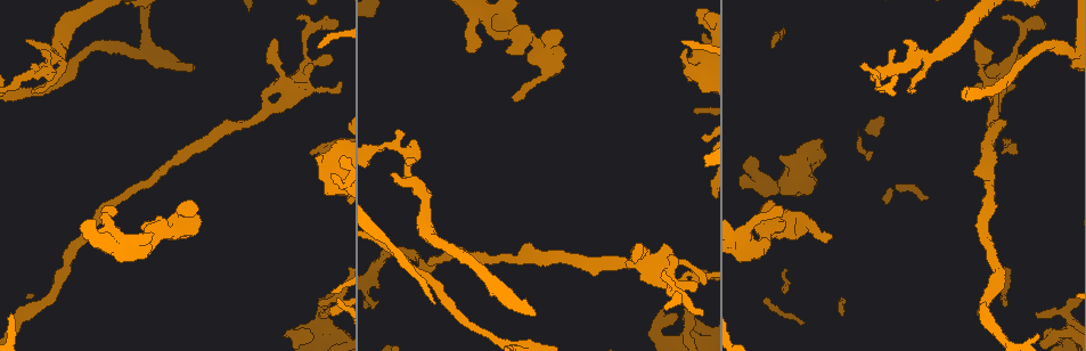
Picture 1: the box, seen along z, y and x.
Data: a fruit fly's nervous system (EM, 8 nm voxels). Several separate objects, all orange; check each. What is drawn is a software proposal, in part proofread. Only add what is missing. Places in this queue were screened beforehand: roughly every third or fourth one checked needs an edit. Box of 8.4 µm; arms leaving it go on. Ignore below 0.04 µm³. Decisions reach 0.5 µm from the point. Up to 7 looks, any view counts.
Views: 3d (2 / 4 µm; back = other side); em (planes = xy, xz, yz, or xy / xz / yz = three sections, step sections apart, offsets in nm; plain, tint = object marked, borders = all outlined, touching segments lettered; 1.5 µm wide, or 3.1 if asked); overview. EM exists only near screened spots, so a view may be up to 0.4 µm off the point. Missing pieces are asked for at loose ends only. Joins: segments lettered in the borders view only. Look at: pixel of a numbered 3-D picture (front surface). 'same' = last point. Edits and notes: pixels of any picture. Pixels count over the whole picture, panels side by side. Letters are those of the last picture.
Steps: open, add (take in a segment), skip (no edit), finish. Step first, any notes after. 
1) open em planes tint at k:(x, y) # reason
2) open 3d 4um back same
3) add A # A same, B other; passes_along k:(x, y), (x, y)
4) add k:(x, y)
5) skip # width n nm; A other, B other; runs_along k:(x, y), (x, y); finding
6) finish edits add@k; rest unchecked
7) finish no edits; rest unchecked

open em yz step 8 tint at 1:(321, 316)

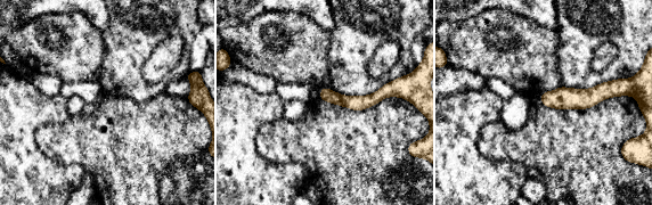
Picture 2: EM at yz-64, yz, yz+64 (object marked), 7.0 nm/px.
open em planes borders same

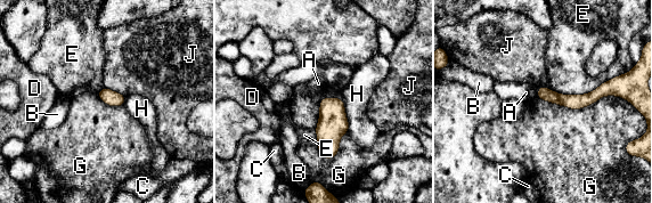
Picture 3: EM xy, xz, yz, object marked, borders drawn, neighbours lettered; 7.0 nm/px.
skip # A other, B other, C other, D other, E other, G other, H other, J other; none of them fits

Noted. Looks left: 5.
open em xy step 8 borders at 1:(516, 99) # free end

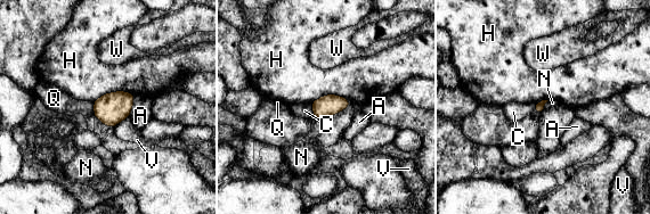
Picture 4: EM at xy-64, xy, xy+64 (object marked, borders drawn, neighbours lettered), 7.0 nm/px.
open em planes borders same

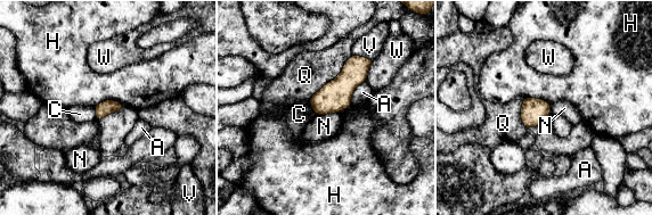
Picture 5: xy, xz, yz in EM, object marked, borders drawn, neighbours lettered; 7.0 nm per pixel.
skip # width 100 nm; A other, C other, H other, N other, Q other, V other, W other; border 5:(337, 112), (316, 115); none of them fits

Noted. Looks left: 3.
open 3d 4um at 1:(33, 89) # thin end

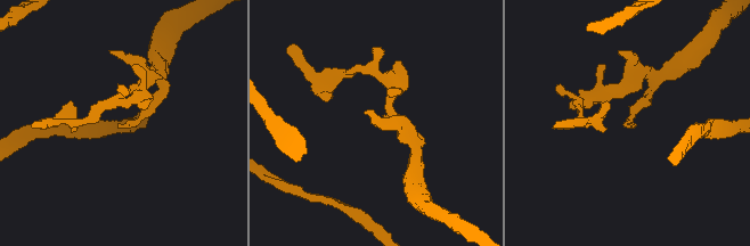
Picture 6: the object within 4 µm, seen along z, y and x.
open em planes borders at 6:(635, 125)

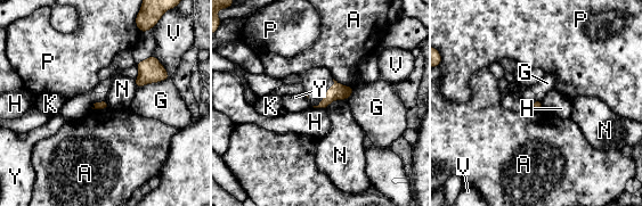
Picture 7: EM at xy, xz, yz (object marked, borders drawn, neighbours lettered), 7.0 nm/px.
skip # A other, G other, H other, K other, N other, P other, V other, Y other; border 7:(333, 77), (340, 83), (354, 88); none of them fits

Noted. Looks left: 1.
finish no edits; rest unchecked

